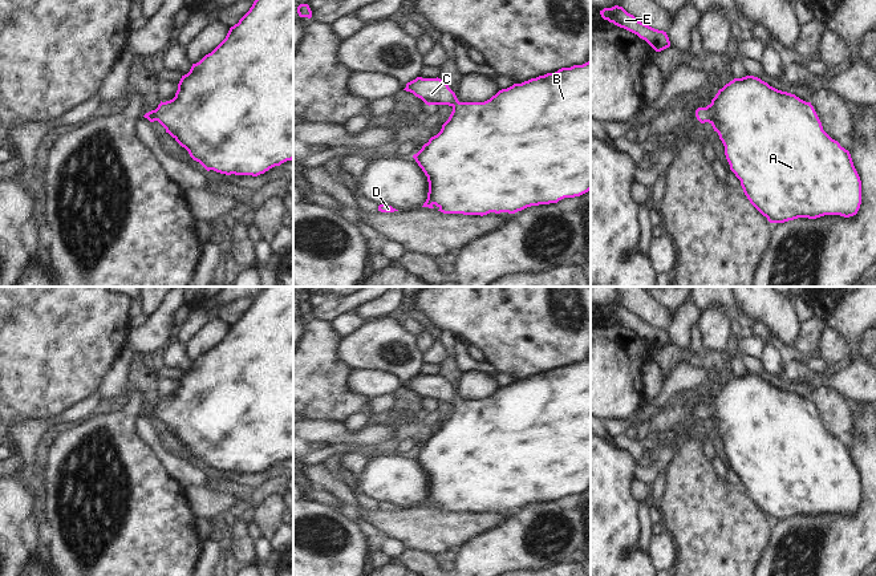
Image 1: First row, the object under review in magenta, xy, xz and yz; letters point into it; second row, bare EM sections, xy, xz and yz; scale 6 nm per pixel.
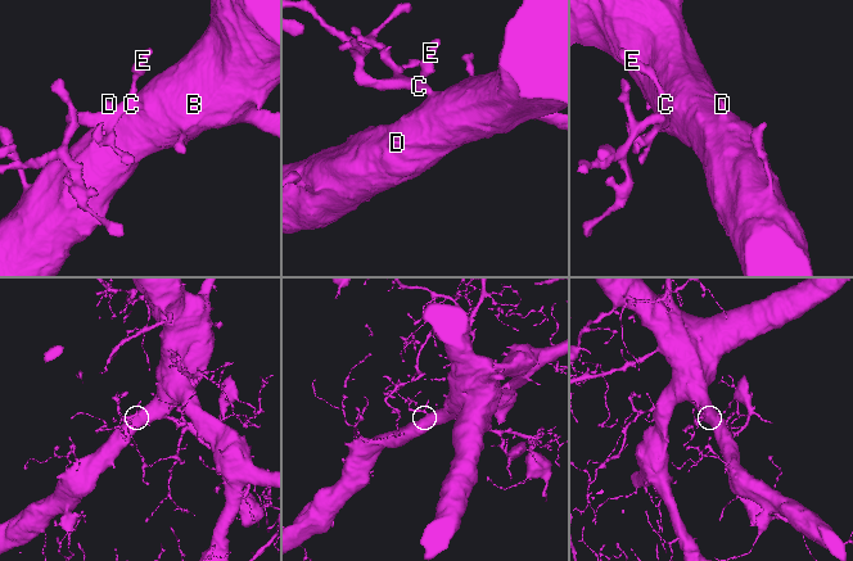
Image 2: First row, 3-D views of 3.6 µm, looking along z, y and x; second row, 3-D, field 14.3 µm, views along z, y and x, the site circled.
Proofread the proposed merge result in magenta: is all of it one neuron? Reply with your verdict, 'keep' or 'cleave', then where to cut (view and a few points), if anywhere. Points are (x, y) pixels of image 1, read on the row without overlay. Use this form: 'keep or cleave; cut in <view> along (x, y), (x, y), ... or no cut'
keep; no cut

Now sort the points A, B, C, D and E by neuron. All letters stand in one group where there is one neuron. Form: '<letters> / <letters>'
A B C D E

